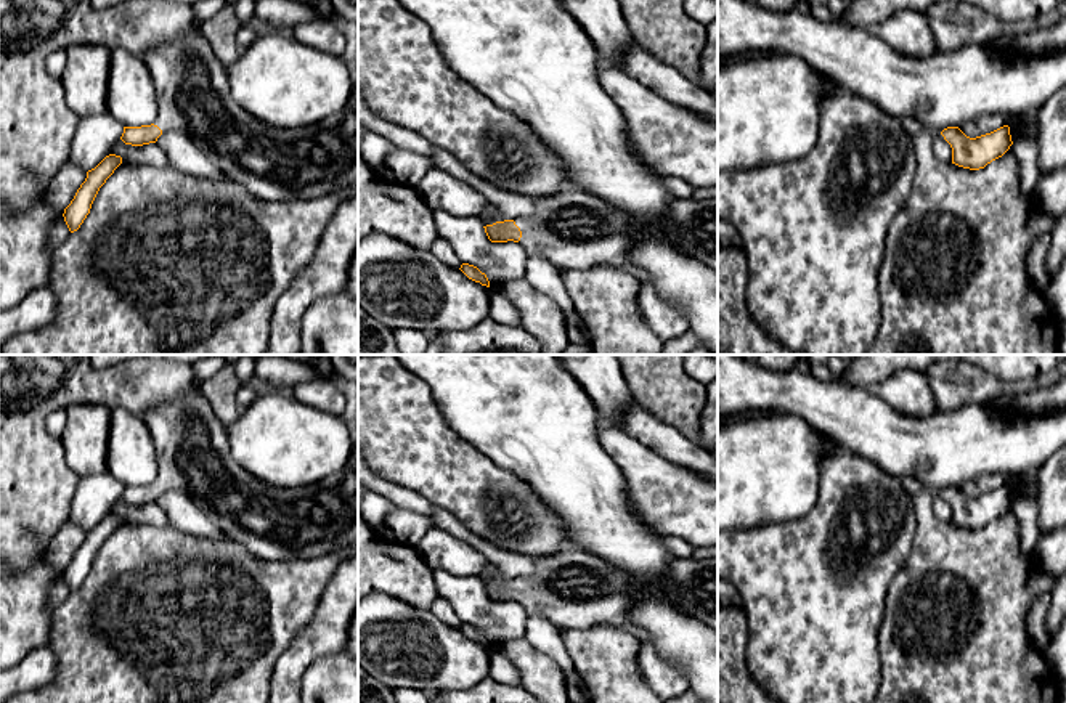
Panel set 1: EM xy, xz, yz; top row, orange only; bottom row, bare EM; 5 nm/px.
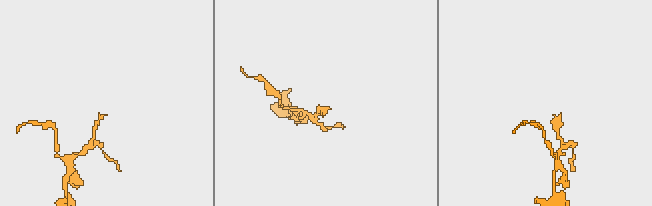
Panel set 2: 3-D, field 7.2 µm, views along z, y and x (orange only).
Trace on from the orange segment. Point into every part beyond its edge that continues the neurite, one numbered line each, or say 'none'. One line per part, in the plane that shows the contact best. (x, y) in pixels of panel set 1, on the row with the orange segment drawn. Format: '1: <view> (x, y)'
1: xz (573, 230)

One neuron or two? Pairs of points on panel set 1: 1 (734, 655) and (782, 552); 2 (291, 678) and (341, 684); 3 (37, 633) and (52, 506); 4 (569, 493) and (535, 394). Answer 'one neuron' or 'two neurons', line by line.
1: two neurons
2: two neurons
3: two neurons
4: one neuron

